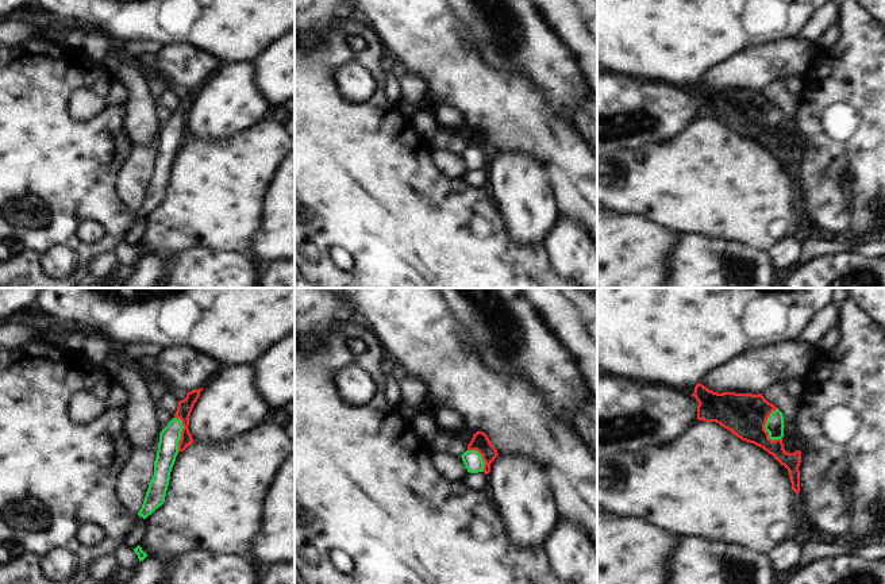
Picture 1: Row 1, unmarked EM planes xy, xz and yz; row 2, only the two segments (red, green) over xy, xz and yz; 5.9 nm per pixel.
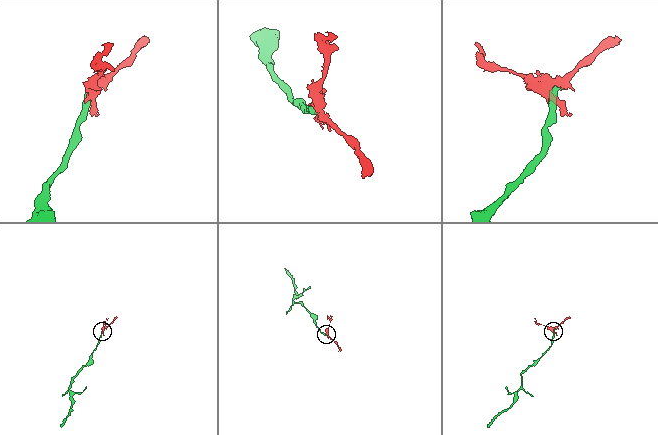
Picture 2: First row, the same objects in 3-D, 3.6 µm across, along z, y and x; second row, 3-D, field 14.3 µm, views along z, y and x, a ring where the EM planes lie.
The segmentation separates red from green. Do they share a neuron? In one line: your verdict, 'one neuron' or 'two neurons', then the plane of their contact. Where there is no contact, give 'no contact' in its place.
one neuron; meets red in yz

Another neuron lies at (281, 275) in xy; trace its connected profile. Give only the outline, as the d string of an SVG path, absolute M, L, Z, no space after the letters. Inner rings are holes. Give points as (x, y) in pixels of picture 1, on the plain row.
M295 261L266 266L259 288L295 288Z

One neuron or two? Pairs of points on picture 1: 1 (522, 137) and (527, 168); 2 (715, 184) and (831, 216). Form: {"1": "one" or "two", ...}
{"1": "two", "2": "two"}

